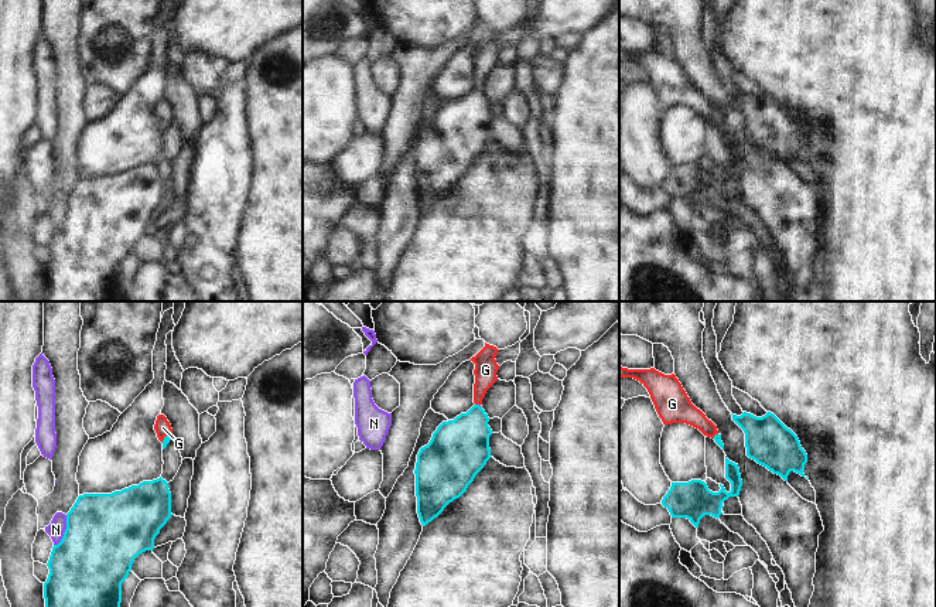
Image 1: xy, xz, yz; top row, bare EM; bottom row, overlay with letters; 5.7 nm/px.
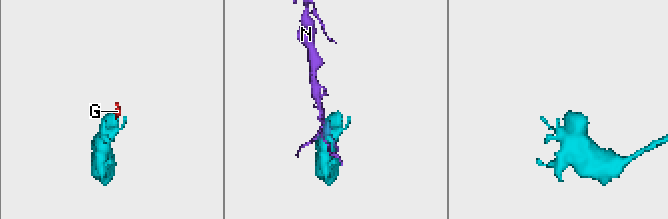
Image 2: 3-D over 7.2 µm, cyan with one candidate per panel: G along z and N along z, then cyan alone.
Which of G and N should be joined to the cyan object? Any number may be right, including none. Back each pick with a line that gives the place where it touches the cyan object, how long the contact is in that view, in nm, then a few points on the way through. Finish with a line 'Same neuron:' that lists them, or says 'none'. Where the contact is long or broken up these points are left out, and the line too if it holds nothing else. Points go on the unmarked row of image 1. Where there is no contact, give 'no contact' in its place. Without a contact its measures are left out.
G: xz (478, 88) | 40 nm | across xz (463, 128), (475, 103), (478, 88), (478, 75), (485, 53)
Same neuron: G

